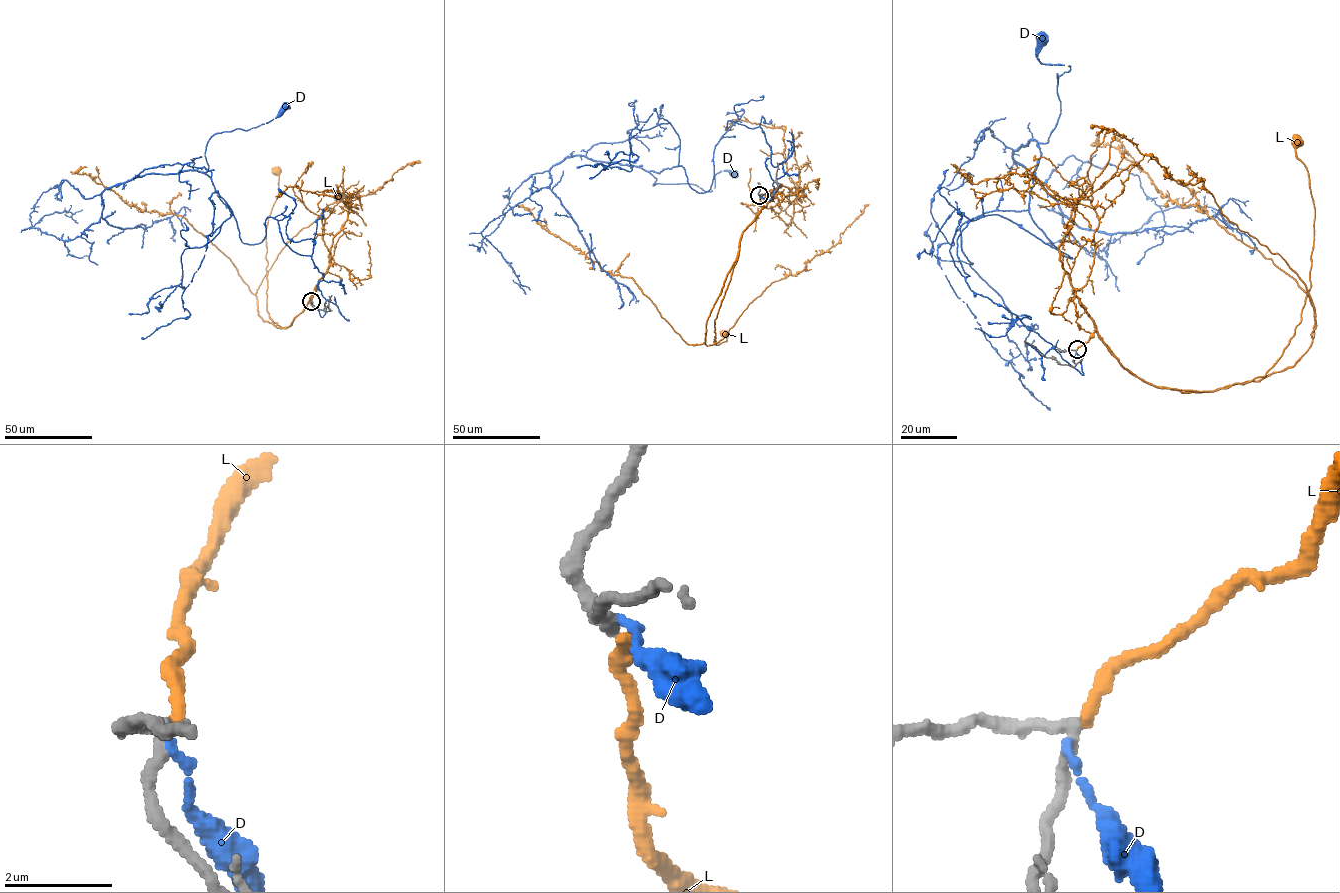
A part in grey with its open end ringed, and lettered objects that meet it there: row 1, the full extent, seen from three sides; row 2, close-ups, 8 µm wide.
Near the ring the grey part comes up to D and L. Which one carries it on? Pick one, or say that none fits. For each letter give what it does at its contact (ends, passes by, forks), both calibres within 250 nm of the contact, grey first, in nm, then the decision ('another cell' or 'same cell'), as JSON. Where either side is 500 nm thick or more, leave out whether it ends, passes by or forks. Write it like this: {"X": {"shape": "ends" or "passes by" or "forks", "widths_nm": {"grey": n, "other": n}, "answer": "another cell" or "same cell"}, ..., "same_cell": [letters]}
{"D": {"shape": "ends", "widths_nm": {"grey": 240, "other": 170}, "answer": "another cell"}, "L": {"shape": "ends", "widths_nm": {"grey": 240, "other": 240}, "answer": "same cell"}, "same_cell": ["L"]}

